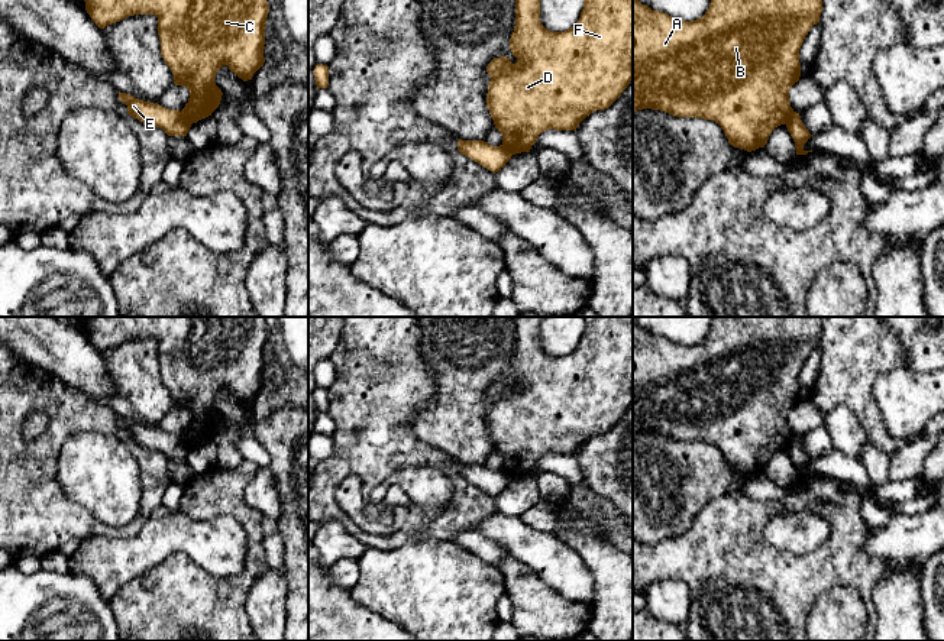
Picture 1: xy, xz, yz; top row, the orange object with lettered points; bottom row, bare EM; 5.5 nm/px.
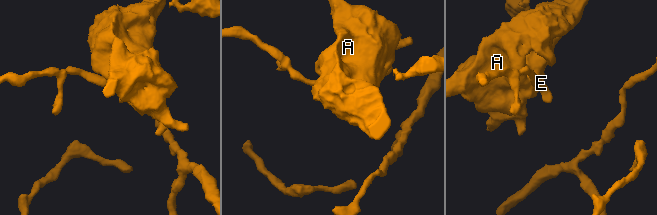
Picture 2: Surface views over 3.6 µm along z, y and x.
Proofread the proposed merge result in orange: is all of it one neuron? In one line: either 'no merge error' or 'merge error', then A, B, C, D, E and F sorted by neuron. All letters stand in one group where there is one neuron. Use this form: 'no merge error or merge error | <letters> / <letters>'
merge error | A B C D F / E

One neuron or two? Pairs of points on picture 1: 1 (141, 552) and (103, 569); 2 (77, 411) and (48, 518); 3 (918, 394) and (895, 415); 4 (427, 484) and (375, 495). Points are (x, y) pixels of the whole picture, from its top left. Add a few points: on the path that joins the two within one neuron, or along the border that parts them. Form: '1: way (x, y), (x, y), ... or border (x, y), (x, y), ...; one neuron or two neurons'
1: way (132, 556), (112, 562); one neuron
2: way (52, 437), (45, 447), (45, 492); one neuron
3: way (912, 400), (901, 410); one neuron
4: way (414, 482), (388, 482); one neuron

